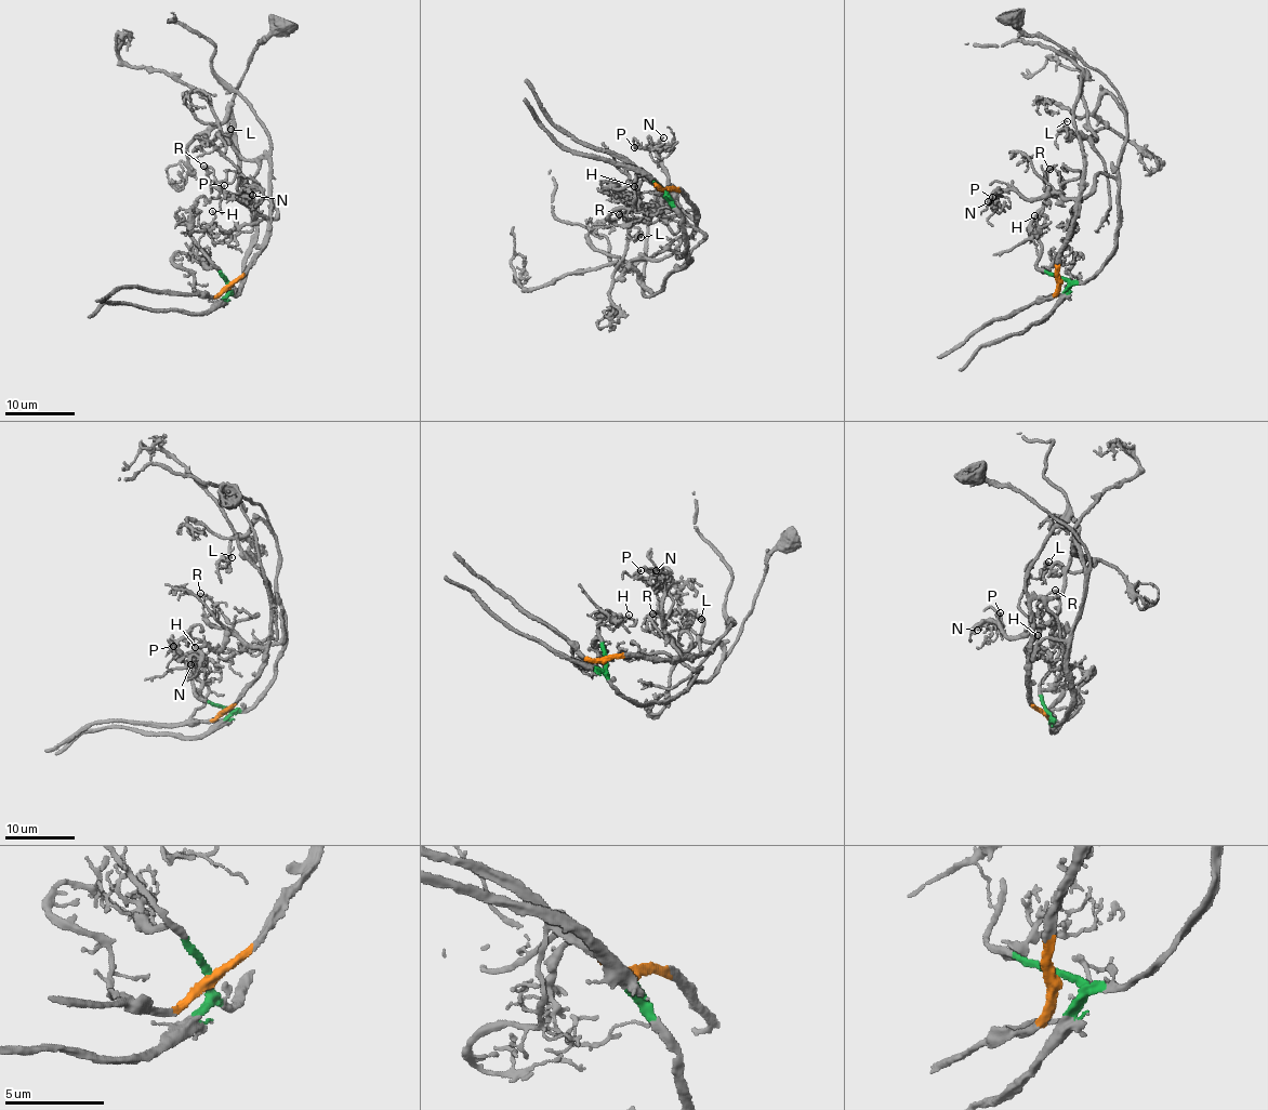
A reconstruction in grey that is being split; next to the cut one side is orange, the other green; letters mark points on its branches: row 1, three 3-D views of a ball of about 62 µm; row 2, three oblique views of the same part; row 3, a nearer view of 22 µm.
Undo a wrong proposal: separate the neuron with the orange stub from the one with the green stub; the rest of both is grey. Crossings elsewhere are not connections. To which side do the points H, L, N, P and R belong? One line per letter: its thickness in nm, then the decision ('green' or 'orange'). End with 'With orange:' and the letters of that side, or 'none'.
H: 120 nm thick; green
L: 180 nm thick; green
N: 190 nm thick; orange
P: 160 nm thick; orange
R: 150 nm thick; orange
With orange: N, P, R

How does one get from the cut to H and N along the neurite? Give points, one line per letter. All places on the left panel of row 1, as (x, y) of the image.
H: (227, 285), (198, 245), (198, 238), (212, 222), (213, 210)
N: (227, 285), (261, 249), (267, 223), (242, 200), (250, 201), (248, 186), (251, 196)

